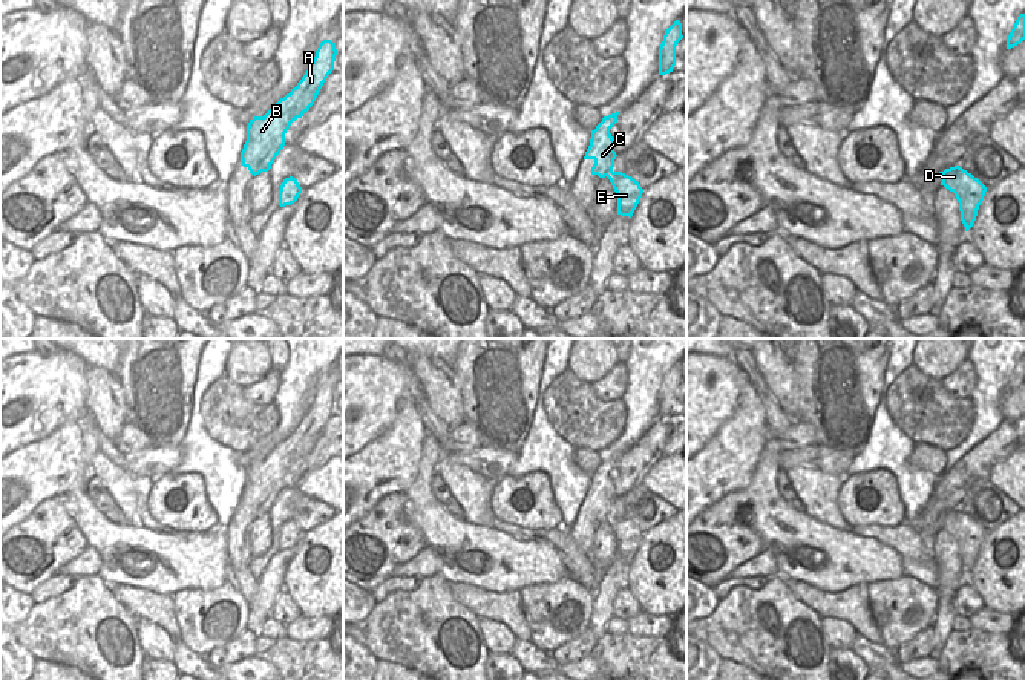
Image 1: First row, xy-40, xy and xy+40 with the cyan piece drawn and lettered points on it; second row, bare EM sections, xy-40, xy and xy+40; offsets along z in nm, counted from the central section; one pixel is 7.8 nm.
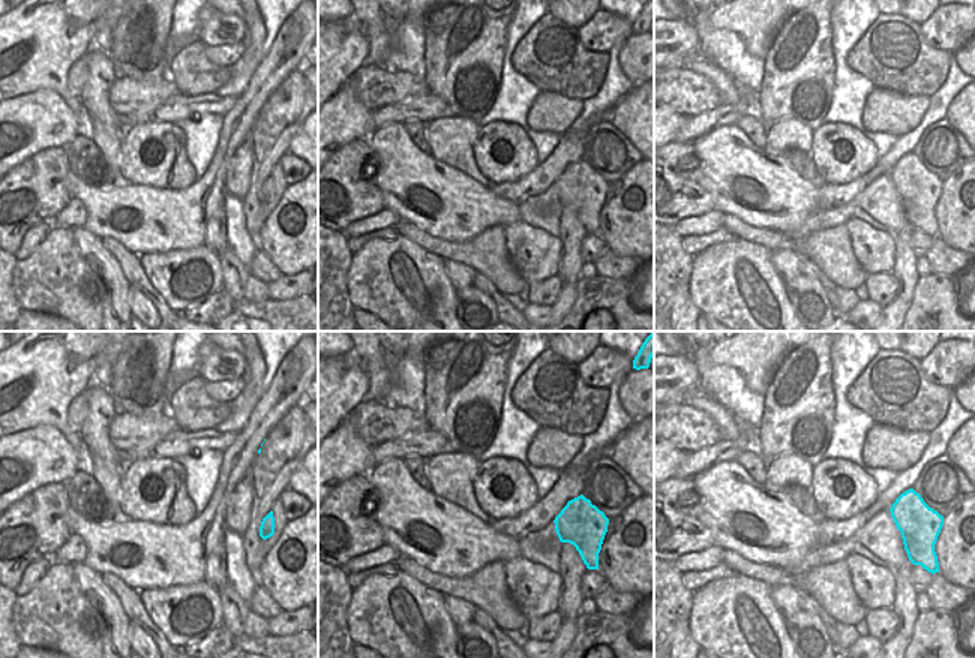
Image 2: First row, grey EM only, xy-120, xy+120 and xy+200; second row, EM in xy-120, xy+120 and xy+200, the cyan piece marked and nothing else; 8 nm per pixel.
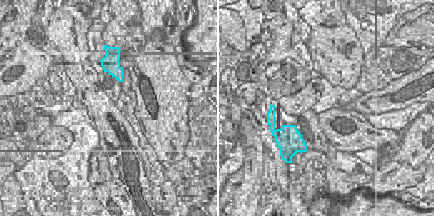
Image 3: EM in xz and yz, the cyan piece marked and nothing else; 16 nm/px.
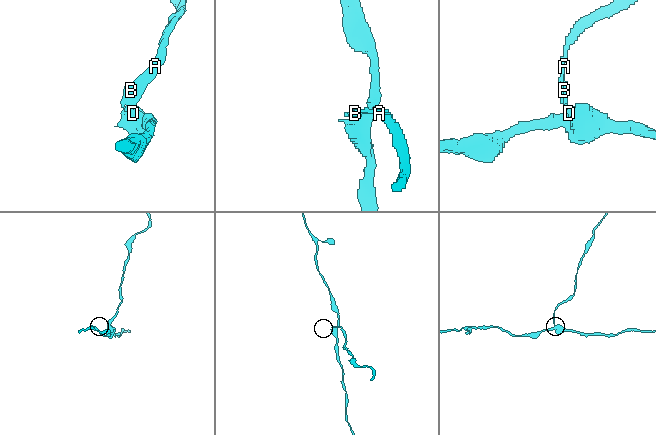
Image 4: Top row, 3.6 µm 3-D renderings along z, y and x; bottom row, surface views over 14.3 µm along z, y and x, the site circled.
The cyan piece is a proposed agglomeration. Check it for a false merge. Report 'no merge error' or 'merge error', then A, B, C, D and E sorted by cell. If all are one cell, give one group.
merge error; groups A B C / D E

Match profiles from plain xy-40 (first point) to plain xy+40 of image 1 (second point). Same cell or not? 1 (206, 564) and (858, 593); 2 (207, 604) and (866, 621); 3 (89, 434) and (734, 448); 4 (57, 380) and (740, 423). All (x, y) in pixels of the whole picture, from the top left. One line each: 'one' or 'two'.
1: two
2: two
3: two
4: two

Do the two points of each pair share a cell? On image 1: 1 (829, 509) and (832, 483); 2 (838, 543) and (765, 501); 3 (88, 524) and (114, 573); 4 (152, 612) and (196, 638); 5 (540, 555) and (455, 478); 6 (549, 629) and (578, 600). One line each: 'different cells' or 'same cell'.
1: same cell
2: same cell
3: same cell
4: different cells
5: different cells
6: same cell

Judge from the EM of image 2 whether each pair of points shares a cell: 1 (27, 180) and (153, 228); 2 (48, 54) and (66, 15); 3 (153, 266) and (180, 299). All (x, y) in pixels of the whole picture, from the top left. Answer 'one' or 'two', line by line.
1: two
2: one
3: one

